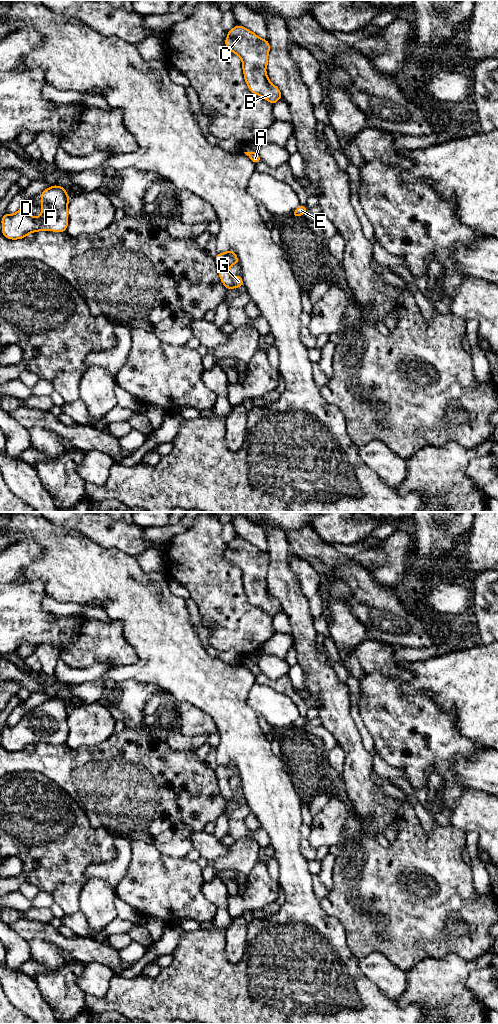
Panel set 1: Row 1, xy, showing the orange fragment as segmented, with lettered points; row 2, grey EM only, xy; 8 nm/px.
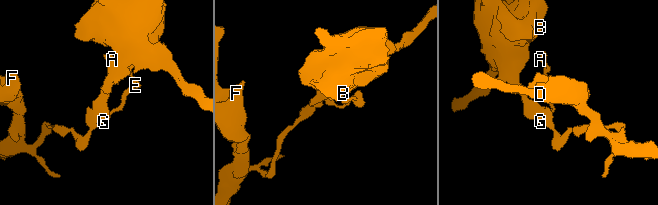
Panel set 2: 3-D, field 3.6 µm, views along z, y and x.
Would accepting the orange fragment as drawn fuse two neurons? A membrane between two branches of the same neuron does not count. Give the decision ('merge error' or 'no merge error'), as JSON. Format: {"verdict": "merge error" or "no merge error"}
{"verdict": "merge error"}

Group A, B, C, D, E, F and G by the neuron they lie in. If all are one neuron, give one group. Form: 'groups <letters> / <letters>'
groups A D E F / B C G

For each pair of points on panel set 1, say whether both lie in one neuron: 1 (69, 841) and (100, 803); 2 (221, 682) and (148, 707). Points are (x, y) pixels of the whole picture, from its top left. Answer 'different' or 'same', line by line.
1: different
2: different

